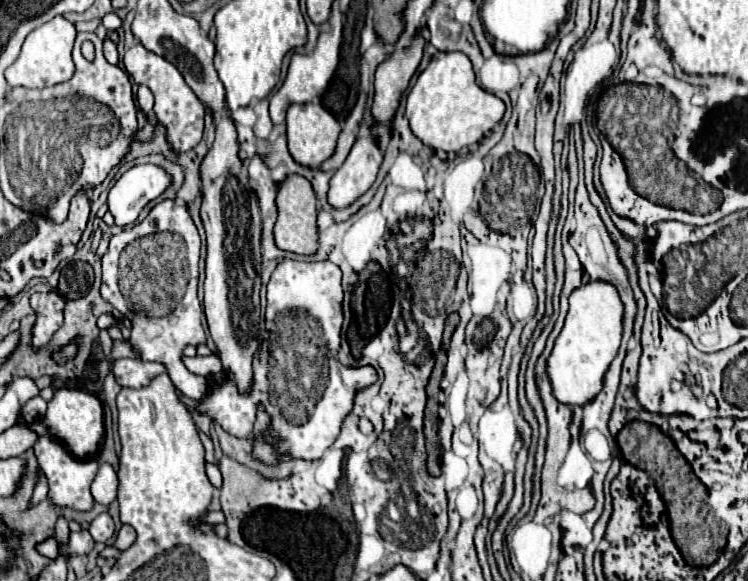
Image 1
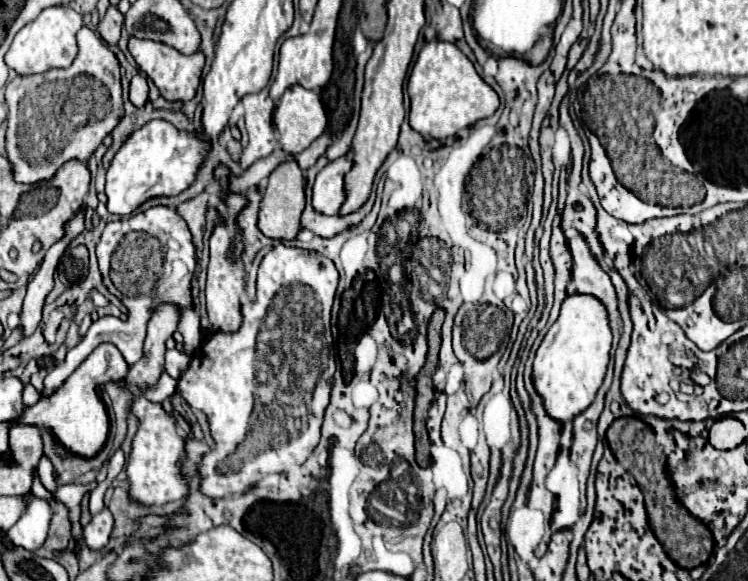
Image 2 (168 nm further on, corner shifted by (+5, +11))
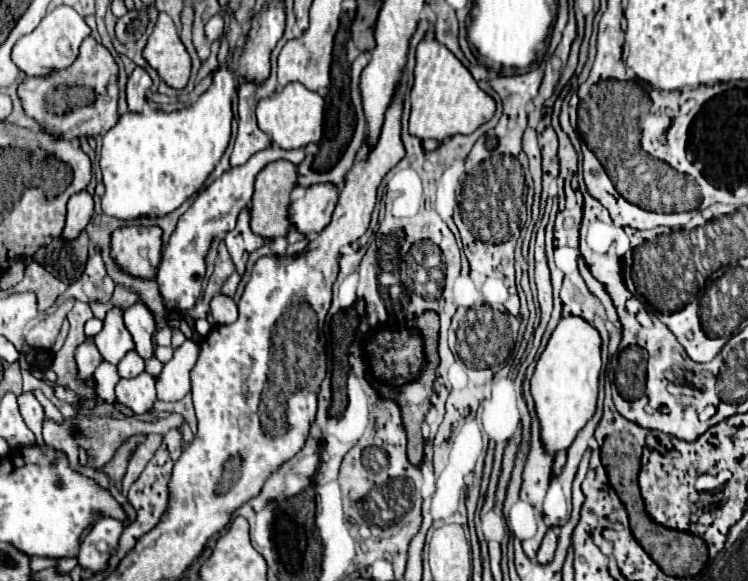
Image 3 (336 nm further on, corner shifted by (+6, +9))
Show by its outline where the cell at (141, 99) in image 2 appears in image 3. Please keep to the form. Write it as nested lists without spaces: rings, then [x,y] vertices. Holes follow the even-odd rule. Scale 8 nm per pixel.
[[[135,67],[127,81],[127,105],[129,111],[141,113],[147,103],[147,93],[151,89],[151,77],[141,67]]]

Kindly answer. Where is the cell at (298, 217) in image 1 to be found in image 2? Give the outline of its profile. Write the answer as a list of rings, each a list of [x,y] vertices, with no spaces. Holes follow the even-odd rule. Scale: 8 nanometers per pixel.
[[[286,161],[278,165],[270,177],[266,191],[260,201],[260,213],[258,213],[258,229],[270,237],[270,239],[296,239],[300,231],[300,215],[304,211],[304,177],[296,161]]]

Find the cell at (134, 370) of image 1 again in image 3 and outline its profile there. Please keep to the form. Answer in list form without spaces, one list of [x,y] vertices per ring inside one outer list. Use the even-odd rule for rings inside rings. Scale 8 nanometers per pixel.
[[[111,309],[103,321],[101,333],[93,337],[101,357],[113,365],[117,365],[127,351],[133,349],[133,339],[123,325],[123,313],[119,309]]]

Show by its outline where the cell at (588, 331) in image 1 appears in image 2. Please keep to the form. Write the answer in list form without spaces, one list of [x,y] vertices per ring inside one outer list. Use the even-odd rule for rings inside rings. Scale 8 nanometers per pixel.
[[[570,295],[564,299],[560,317],[546,333],[534,359],[532,381],[542,397],[546,413],[560,425],[572,423],[588,405],[592,405],[596,391],[602,385],[610,361],[612,333],[604,305],[592,295]]]

